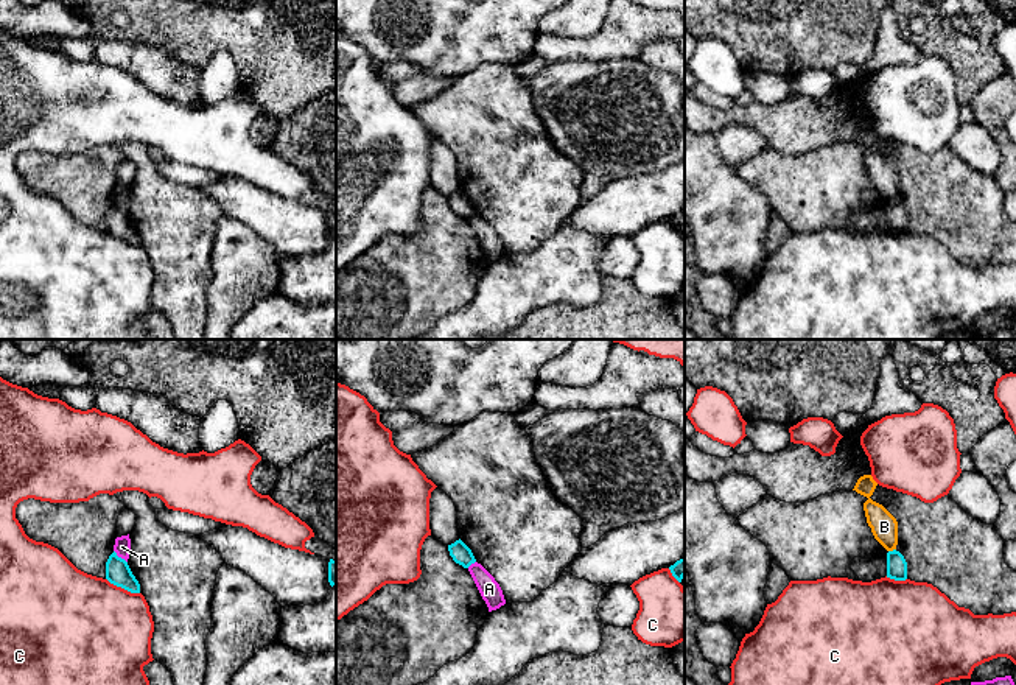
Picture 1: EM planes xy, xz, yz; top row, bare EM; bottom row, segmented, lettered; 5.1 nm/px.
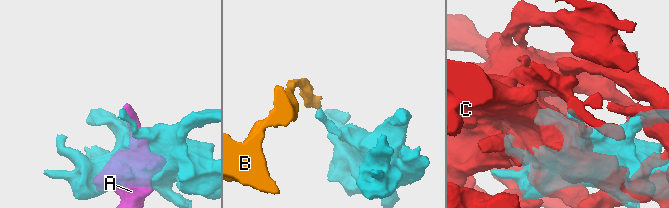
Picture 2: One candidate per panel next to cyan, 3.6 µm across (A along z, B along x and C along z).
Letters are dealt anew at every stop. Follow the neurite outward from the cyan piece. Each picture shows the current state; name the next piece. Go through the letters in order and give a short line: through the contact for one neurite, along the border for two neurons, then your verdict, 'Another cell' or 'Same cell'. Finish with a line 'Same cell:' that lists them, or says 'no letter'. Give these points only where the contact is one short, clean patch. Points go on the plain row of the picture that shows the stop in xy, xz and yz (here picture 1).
A: Another cell
B: Line: yz (895, 200), (889, 203). Another cell
C: Another cell
Same cell: no letter

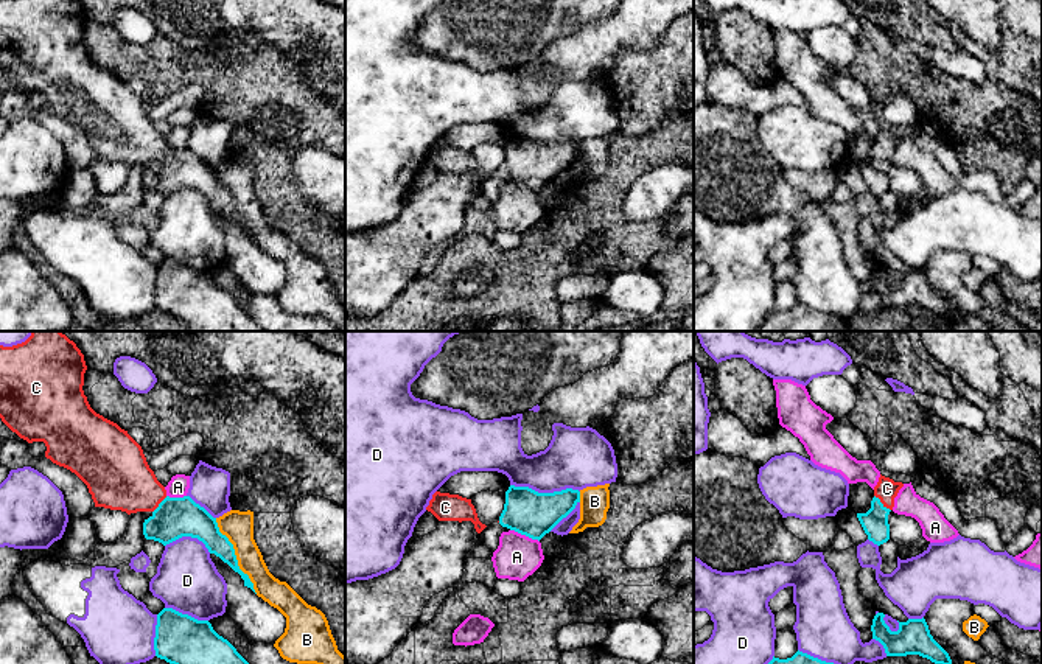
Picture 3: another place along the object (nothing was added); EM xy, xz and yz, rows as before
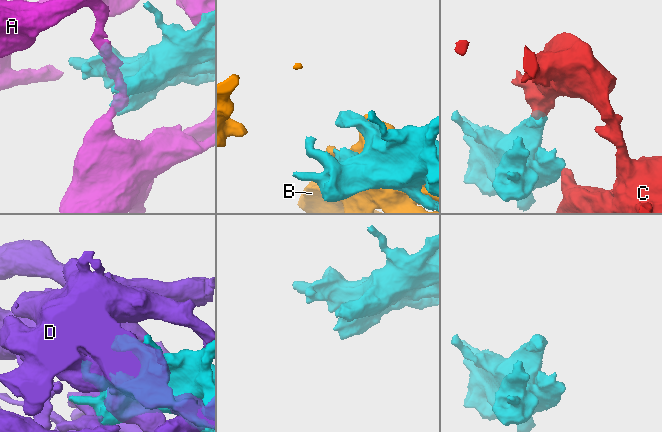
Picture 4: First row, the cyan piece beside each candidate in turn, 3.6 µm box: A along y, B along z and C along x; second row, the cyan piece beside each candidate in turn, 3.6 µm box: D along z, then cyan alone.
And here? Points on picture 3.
A: Another cell
B: Another cell
C: Same cell
D: Another cell
Same cell: C

